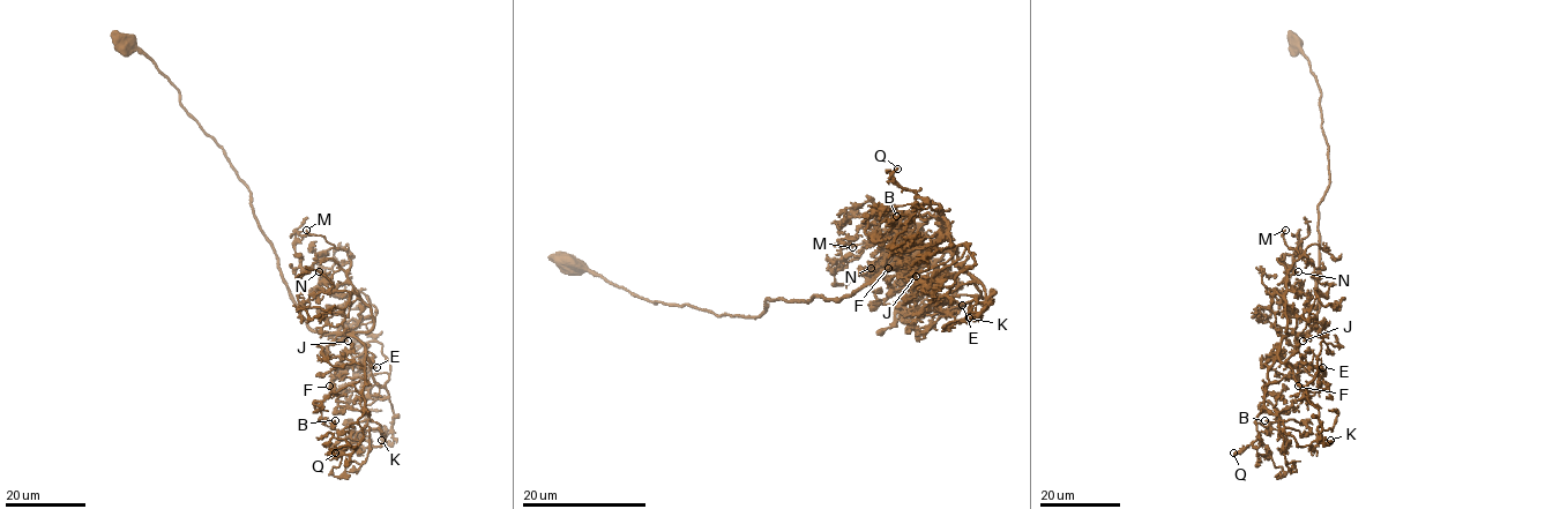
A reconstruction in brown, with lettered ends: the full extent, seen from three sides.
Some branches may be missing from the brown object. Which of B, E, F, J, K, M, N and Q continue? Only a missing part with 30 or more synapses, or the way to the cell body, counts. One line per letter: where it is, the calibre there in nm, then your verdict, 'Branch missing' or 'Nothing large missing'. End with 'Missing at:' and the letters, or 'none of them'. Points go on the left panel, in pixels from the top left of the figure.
B: Place: (335, 420). Thickness 160 nm. Nothing large missing
E: Place: (377, 367). Thickness 240 nm. Nothing large missing
F: Place: (329, 386). Thickness 200 nm. Nothing large missing
J: Place: (348, 341). Thickness 200 nm. Nothing large missing
K: Place: (381, 440). Thickness 140 nm. Nothing large missing
M: Place: (306, 230). Thickness 240 nm. Nothing large missing
N: Place: (319, 271). Thickness 200 nm. Nothing large missing
Q: Place: (335, 453). Thickness 170 nm. Nothing large missing
Missing at: none of them

